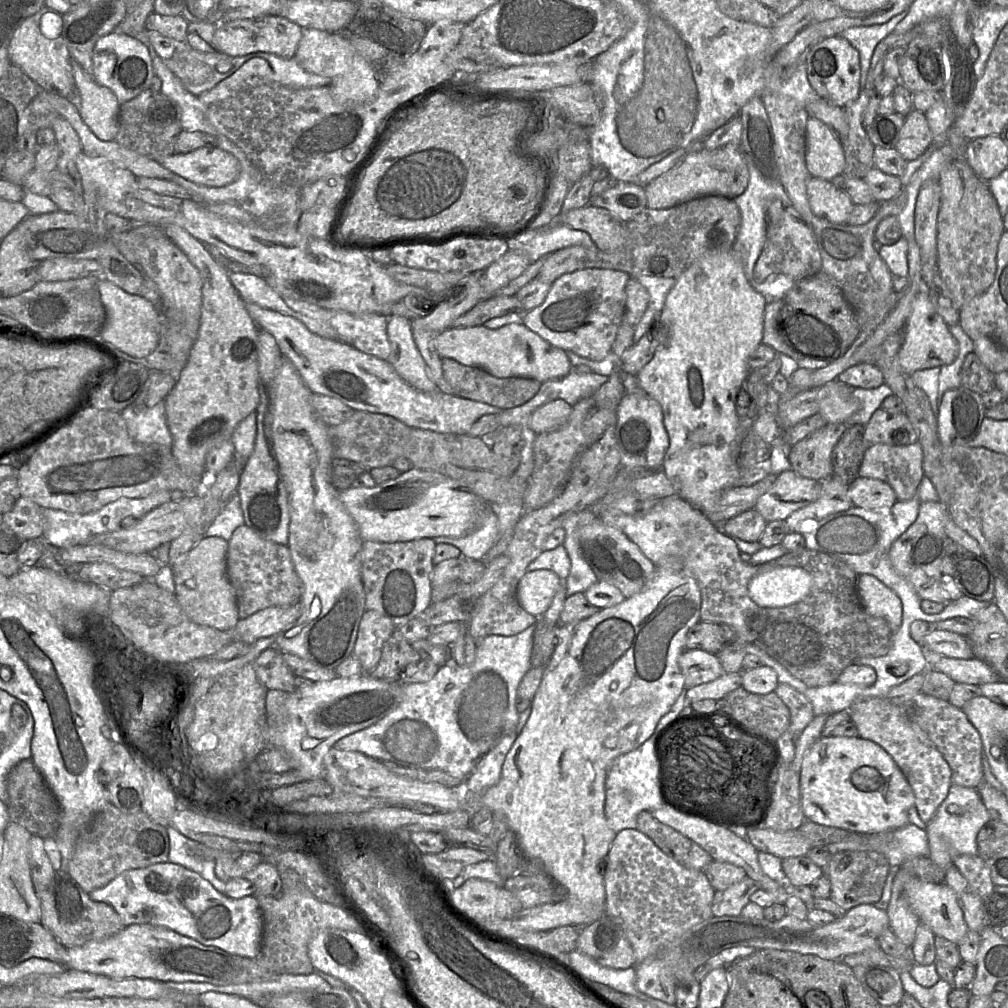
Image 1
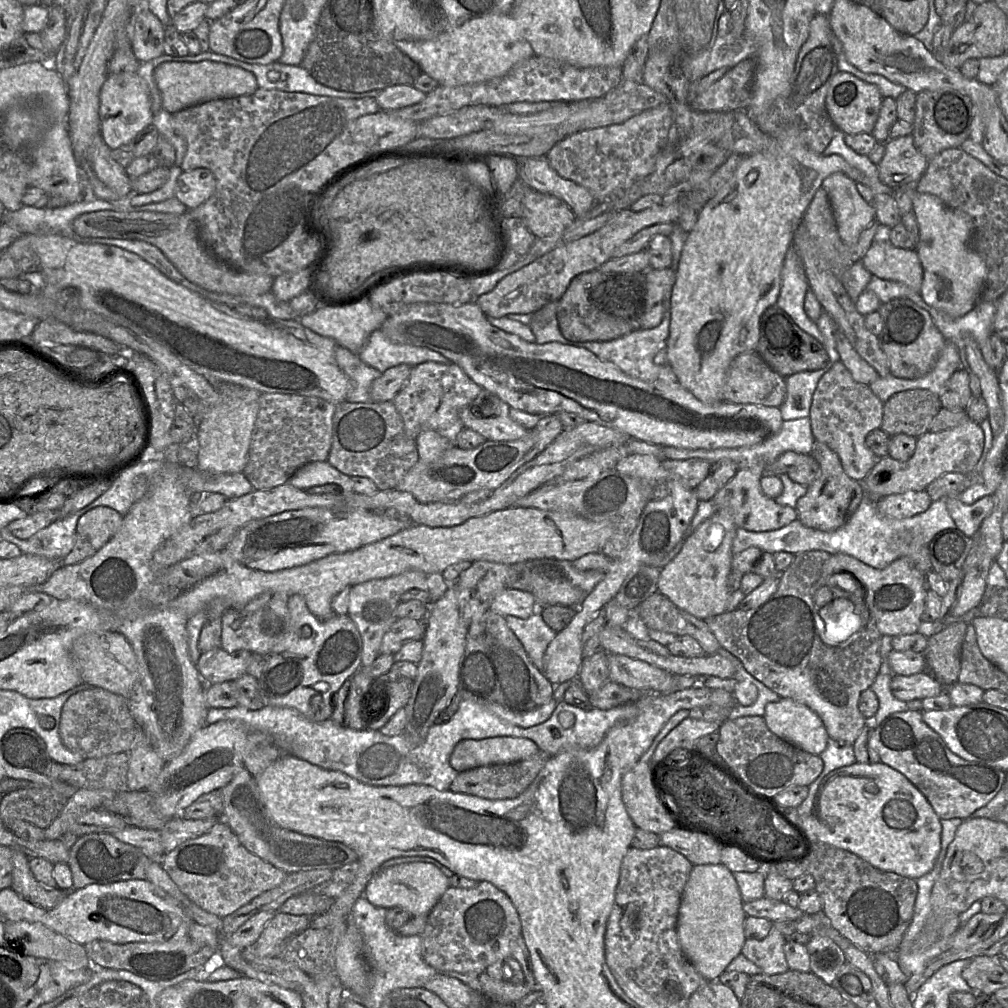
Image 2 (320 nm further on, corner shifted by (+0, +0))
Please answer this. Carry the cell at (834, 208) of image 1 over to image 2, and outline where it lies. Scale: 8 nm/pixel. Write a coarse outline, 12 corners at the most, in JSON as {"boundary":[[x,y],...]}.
{"boundary":[[874,241],[861,261],[872,276],[921,293],[916,250]]}

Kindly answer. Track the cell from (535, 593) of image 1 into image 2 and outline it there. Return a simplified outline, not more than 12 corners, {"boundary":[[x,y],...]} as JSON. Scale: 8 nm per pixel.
{"boundary":[[506,588],[490,609],[527,619],[540,611],[534,596]]}

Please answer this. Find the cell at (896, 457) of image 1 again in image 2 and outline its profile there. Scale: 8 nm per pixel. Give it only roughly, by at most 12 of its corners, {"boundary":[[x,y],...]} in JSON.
{"boundary":[[841,361],[822,376],[814,438],[864,480],[877,462],[865,440],[884,403]]}

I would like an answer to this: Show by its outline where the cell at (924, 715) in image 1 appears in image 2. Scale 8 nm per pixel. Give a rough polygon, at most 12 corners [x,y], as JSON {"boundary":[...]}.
{"boundary":[[907,710],[874,728],[881,762],[940,820],[964,821],[1007,772],[955,755]]}

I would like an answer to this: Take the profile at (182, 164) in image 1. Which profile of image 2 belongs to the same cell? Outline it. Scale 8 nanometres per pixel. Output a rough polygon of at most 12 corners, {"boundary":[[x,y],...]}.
{"boundary":[[207,168],[180,173],[174,196],[190,210],[215,188]]}

